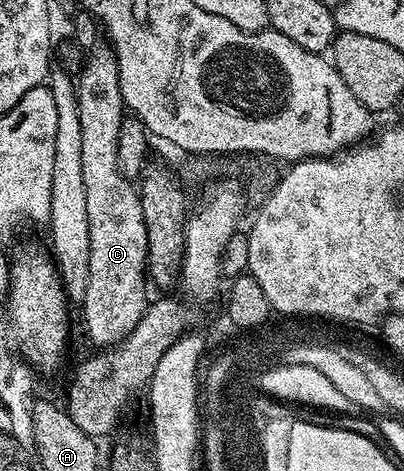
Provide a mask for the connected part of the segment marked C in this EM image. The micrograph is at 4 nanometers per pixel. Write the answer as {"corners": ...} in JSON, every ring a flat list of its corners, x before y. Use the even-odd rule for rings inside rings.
{"corners":[[100,42,86,53,83,73,77,76,77,89,82,137,82,165,86,187,86,213,89,220,89,278,85,289,83,326,96,349,114,348,120,344,141,322,147,313,149,277,147,275,147,235,145,214,141,214,141,198,138,187,119,168,117,140,125,119,125,105,121,98,121,82,117,70,115,51]]}

